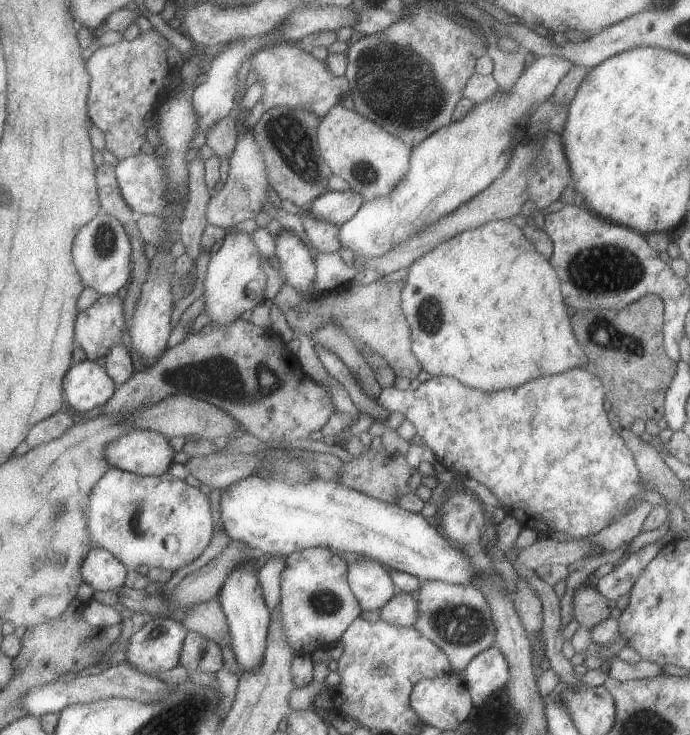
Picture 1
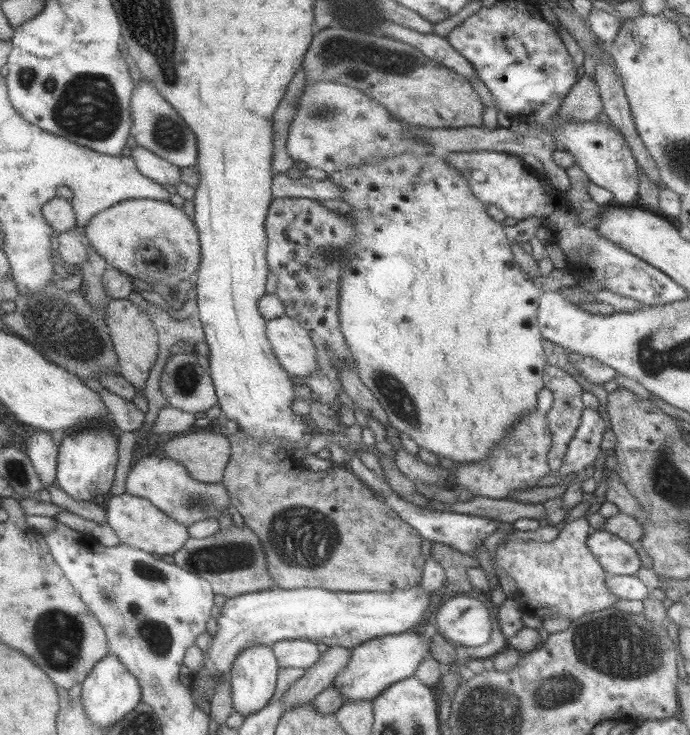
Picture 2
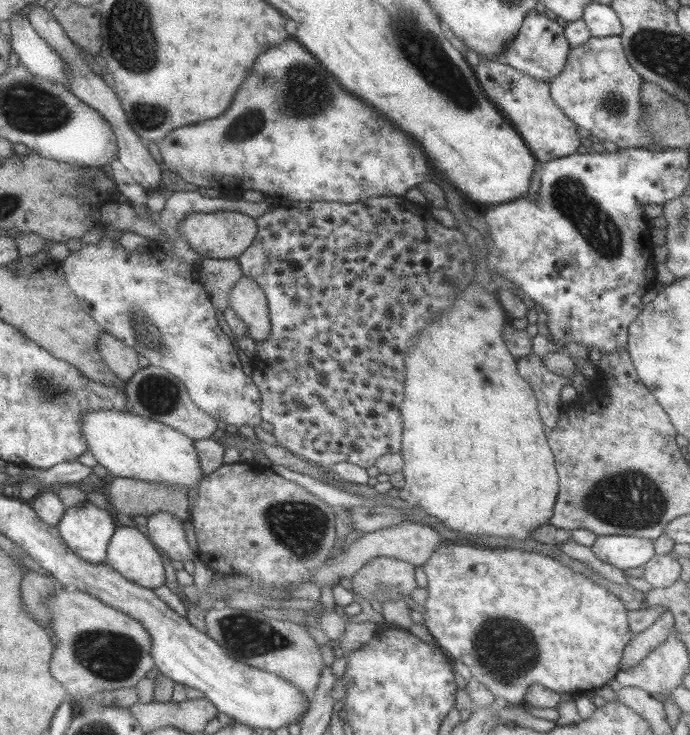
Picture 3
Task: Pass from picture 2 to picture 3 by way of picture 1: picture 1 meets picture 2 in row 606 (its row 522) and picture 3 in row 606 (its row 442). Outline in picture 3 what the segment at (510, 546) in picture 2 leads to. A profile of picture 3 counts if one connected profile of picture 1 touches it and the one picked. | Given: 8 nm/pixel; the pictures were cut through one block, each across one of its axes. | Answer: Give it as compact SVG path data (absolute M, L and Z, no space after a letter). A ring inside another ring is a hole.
M445 541L423 564L428 580L423 625L448 657L464 663L476 682L482 683L495 697L506 699L509 706L525 706L525 694L532 683L575 696L616 678L624 649L633 637L628 610L620 598L548 555L482 546Z

